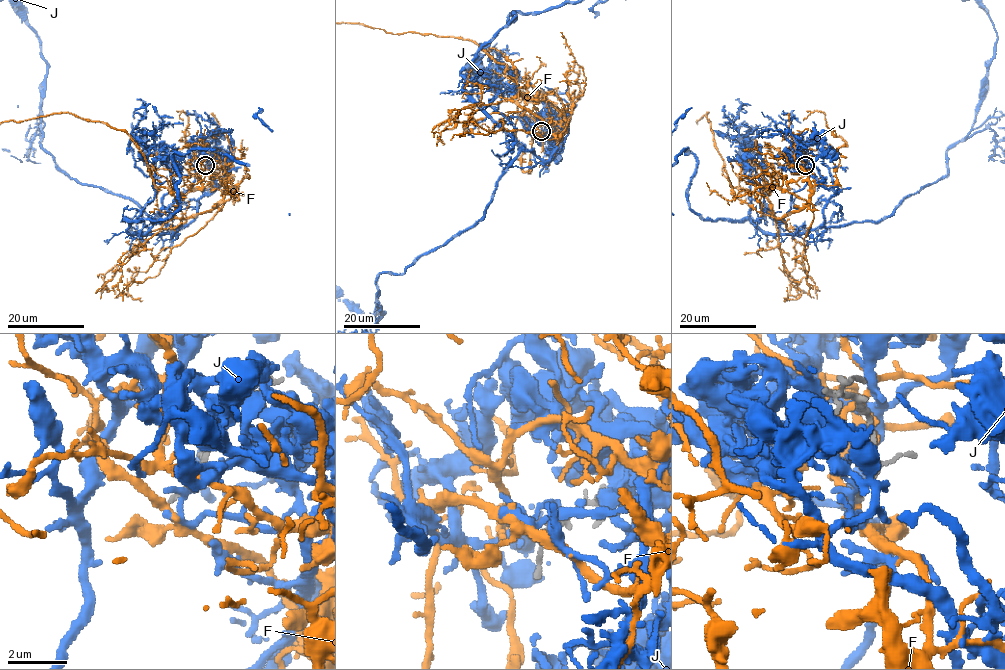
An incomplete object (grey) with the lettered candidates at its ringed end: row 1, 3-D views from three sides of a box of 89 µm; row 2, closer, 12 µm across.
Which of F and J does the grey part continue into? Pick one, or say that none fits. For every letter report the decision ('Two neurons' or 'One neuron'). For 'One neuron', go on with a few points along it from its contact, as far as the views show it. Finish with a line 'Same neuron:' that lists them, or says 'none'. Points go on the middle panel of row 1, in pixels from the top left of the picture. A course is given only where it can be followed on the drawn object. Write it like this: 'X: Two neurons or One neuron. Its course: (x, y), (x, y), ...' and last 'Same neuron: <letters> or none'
F: One neuron
J: Two neurons
Same neuron: F

